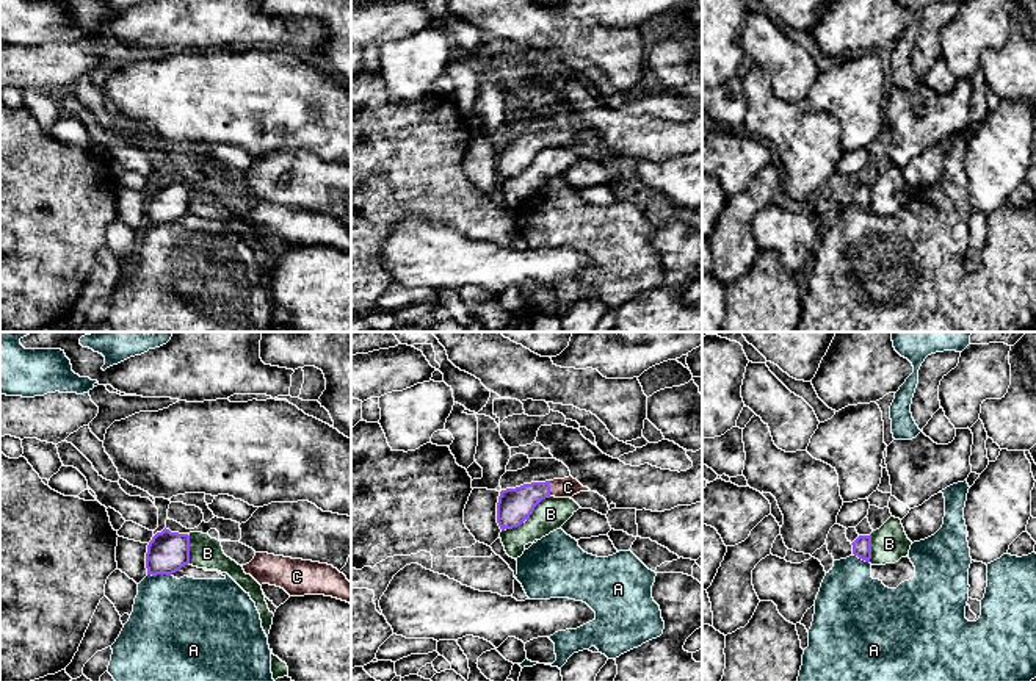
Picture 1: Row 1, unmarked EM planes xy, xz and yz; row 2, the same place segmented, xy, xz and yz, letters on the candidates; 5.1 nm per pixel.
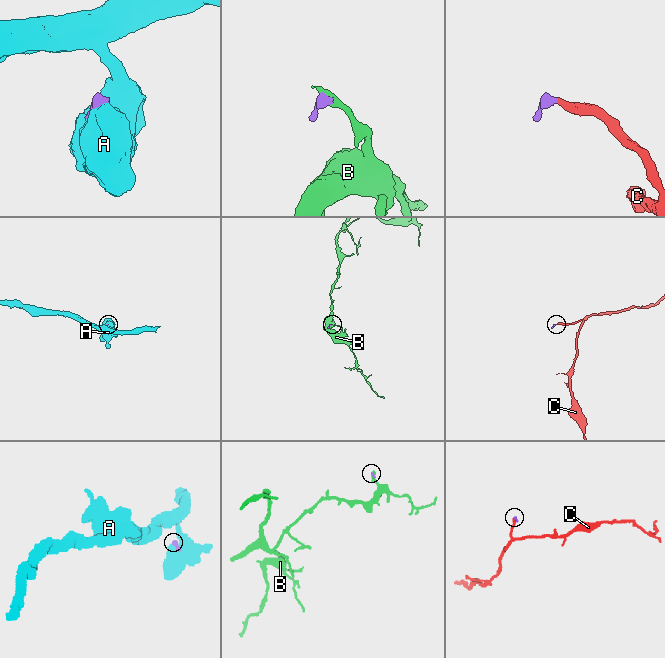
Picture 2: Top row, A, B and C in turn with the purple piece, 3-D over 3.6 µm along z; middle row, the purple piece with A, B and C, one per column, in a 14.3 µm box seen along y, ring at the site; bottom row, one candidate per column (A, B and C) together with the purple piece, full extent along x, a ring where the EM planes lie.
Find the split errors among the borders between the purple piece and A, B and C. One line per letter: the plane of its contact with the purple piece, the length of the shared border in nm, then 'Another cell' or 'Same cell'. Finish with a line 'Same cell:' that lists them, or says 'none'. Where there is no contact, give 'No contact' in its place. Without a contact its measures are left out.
A: Touches purple in xy. Shared border 130 nm. Another cell
B: Touches purple in xy. Shared border 150 nm. Another cell
C: Touches purple in xz. Shared border 80 nm. Same cell
Same cell: C

